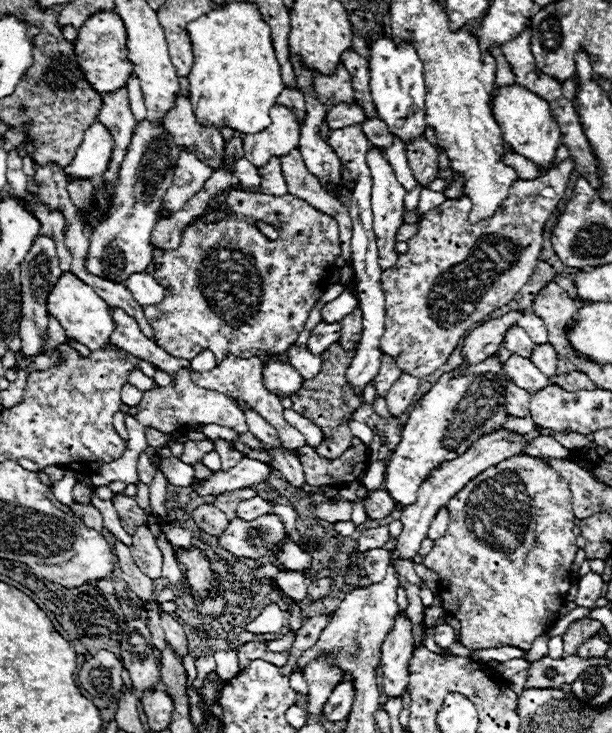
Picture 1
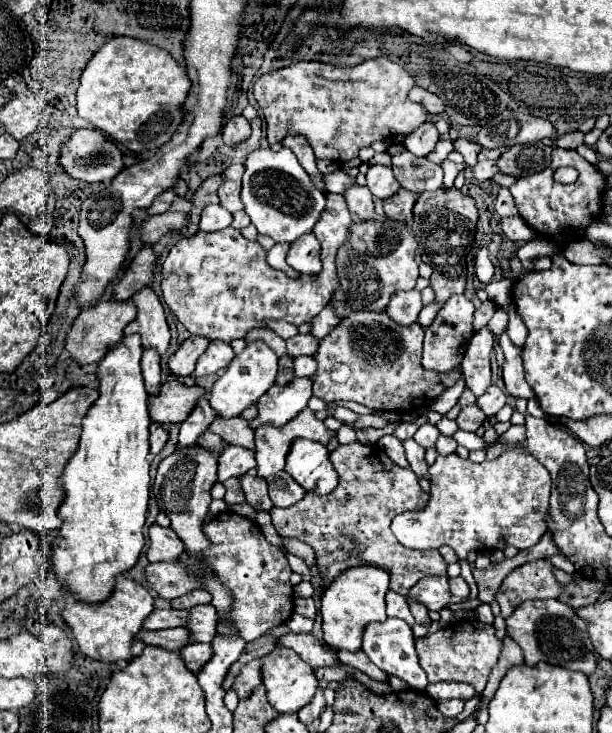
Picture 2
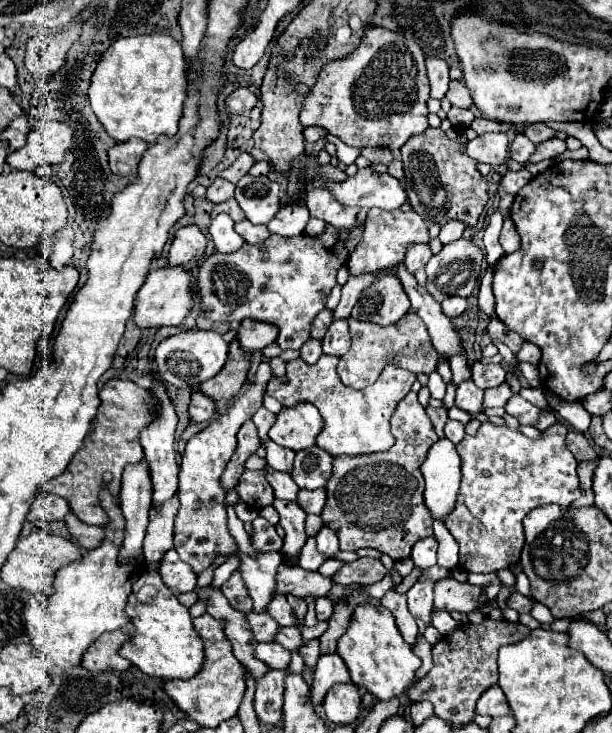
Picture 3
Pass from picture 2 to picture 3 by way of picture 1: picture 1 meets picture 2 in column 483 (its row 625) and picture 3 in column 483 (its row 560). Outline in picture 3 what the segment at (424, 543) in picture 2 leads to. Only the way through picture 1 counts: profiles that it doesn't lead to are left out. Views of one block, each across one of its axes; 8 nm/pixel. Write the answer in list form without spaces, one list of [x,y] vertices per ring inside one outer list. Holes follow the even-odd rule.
[[[484,422],[478,428],[476,436],[466,436],[456,446],[462,458],[462,484],[460,484],[454,510],[444,518],[444,526],[460,546],[462,568],[466,568],[468,572],[486,574],[486,572],[498,572],[502,568],[510,568],[518,564],[520,552],[524,546],[524,528],[522,528],[524,516],[530,510],[544,504],[558,504],[566,508],[576,498],[580,498],[576,460],[564,444],[566,434],[568,434],[568,428],[560,422],[544,430],[540,438],[526,438],[524,434],[510,430],[506,426],[492,426],[490,422]]]

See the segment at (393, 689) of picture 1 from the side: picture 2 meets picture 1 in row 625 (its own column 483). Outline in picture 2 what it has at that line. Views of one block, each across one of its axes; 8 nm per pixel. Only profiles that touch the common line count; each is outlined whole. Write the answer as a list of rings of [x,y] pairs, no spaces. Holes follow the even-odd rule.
[[[492,384],[492,386],[478,398],[476,404],[482,408],[482,412],[484,412],[486,416],[496,416],[498,410],[506,404],[506,394],[504,394],[498,386]]]

